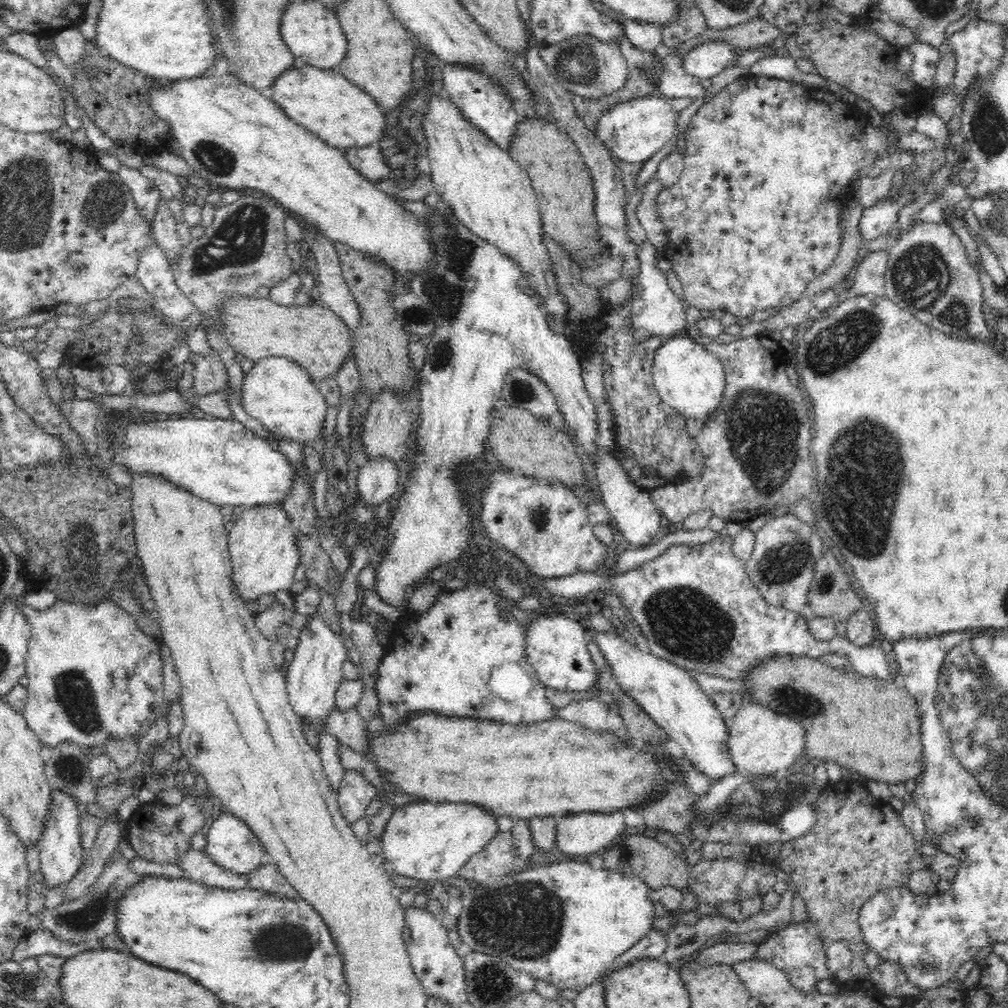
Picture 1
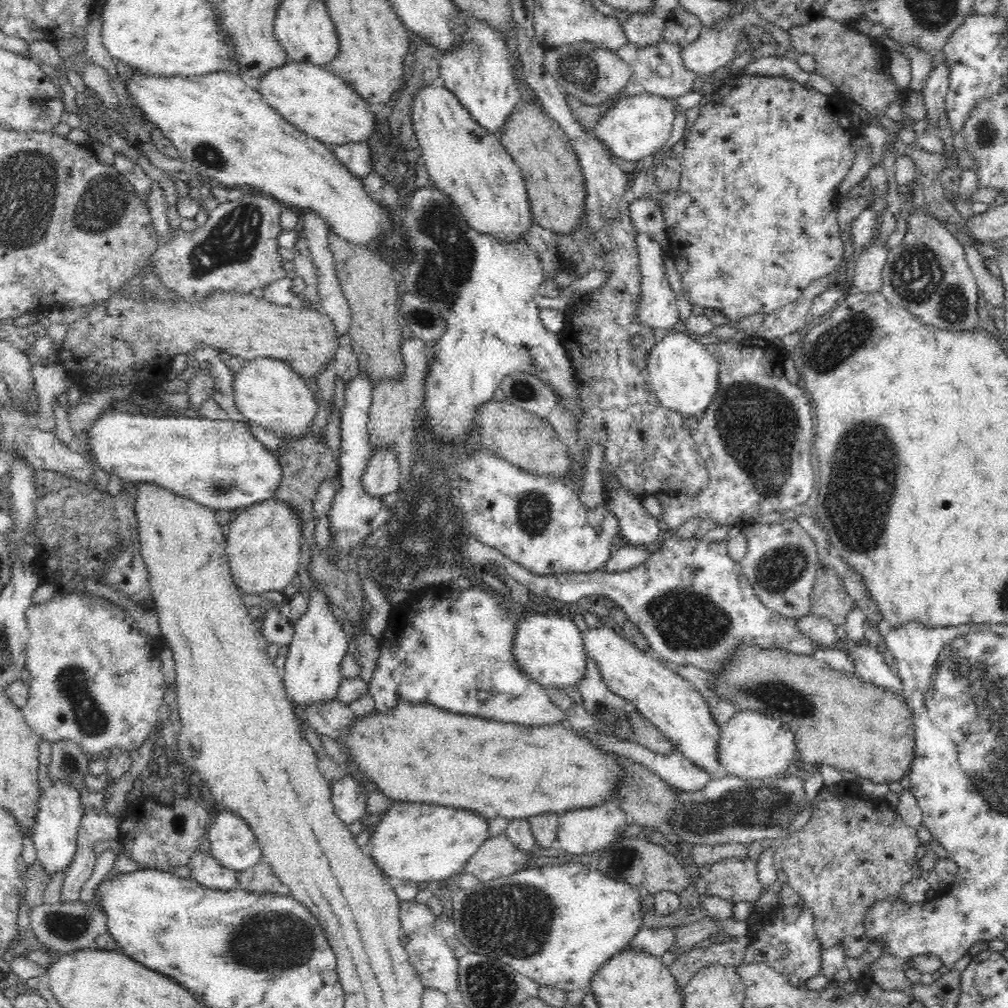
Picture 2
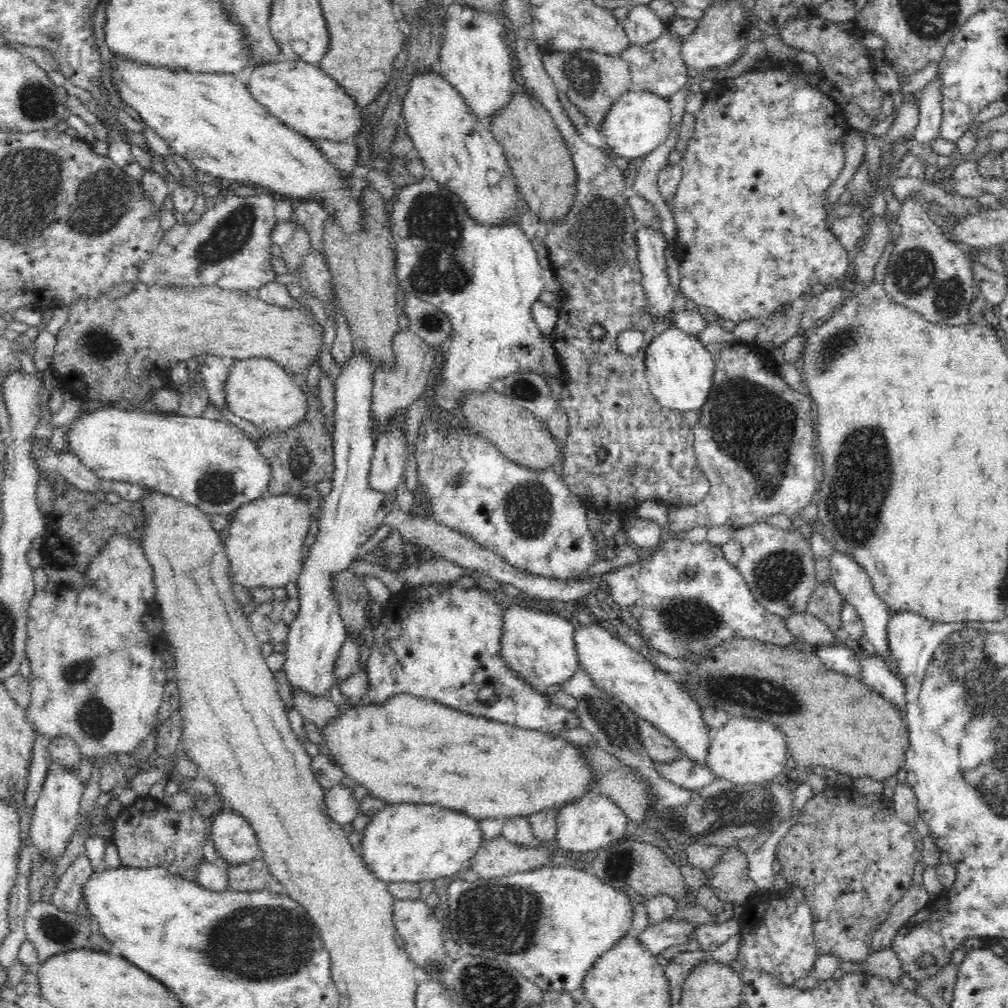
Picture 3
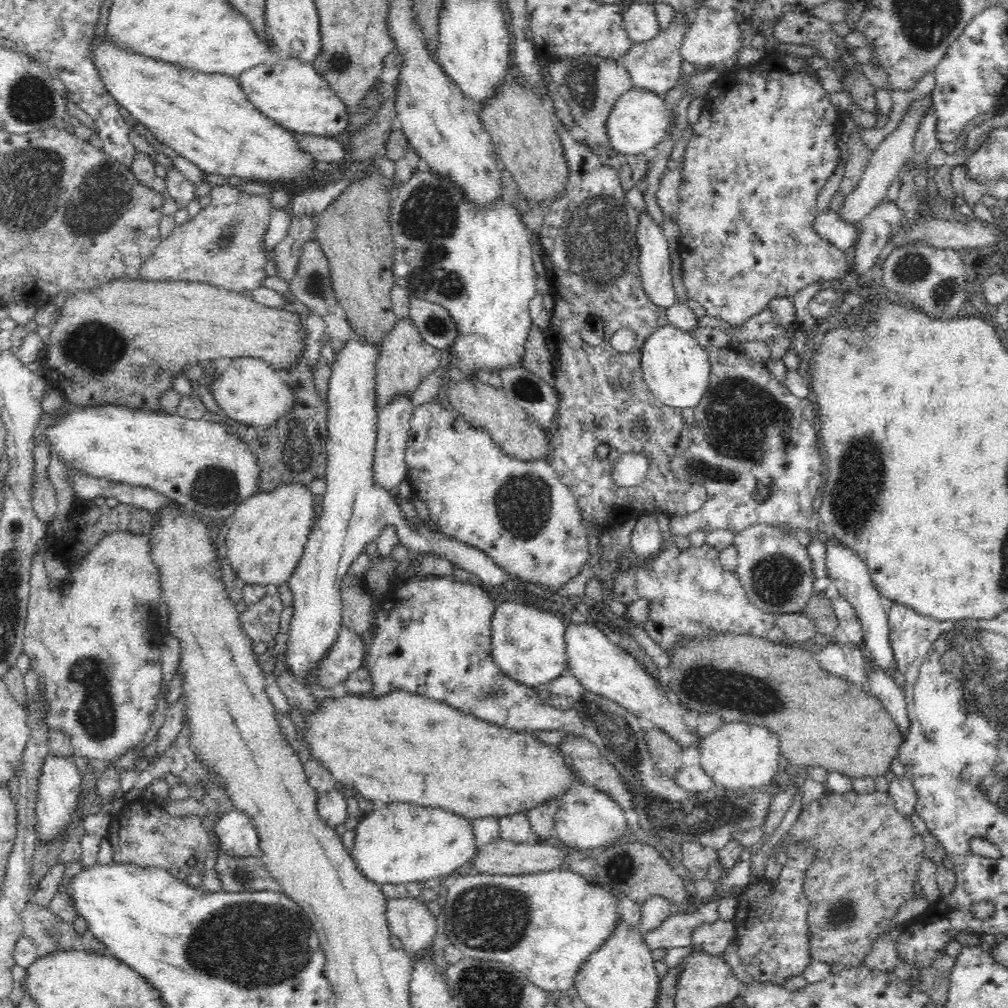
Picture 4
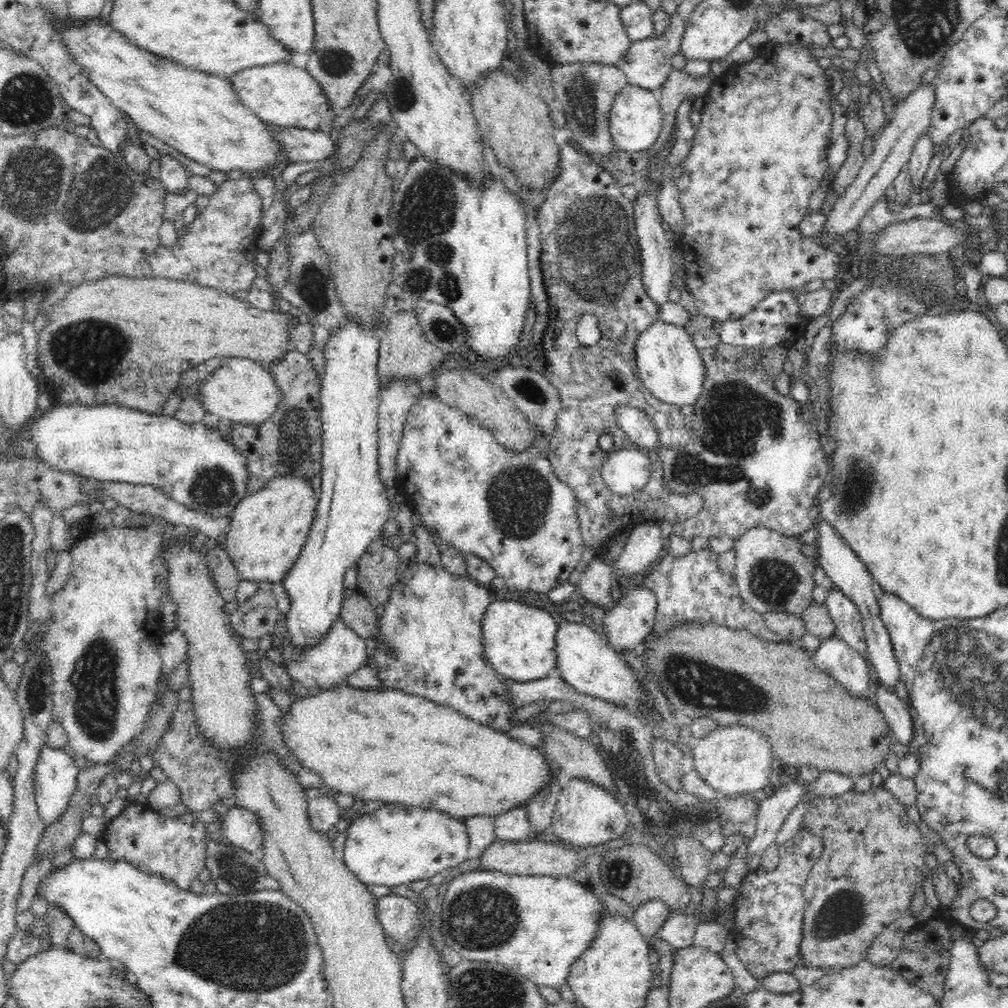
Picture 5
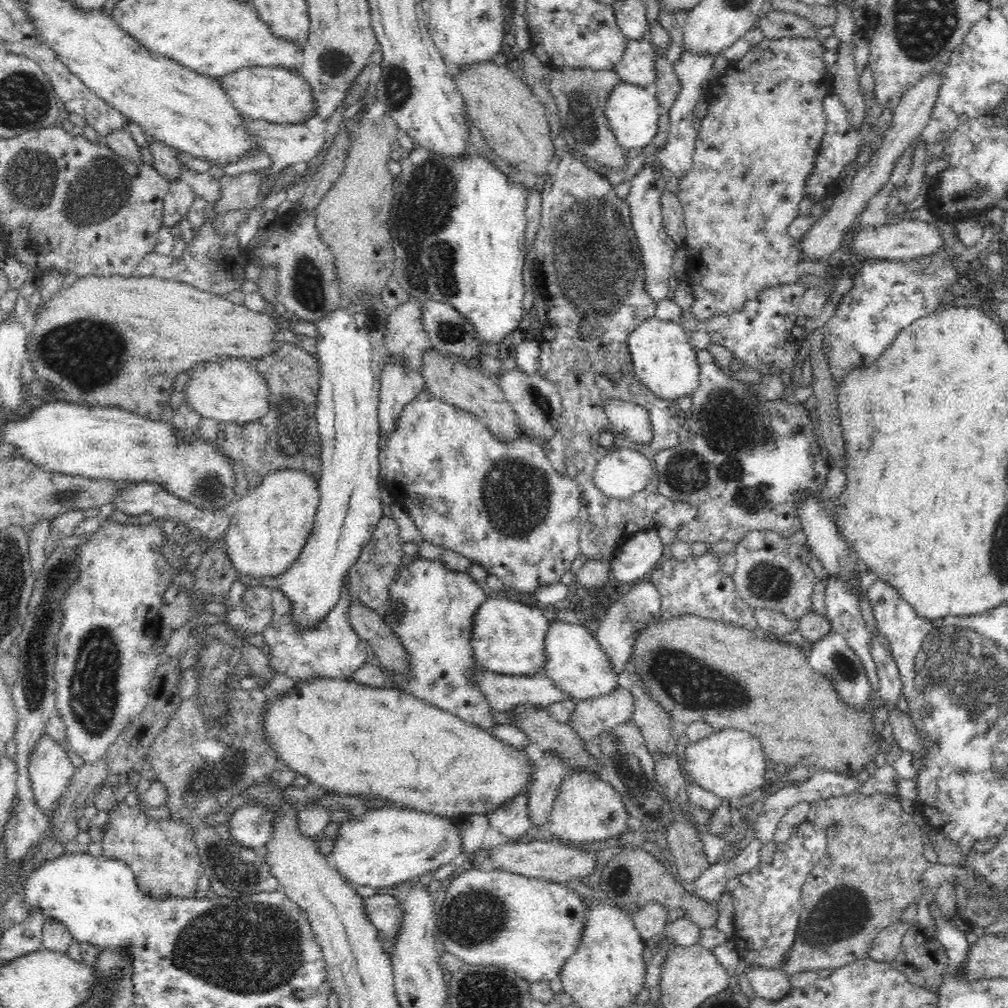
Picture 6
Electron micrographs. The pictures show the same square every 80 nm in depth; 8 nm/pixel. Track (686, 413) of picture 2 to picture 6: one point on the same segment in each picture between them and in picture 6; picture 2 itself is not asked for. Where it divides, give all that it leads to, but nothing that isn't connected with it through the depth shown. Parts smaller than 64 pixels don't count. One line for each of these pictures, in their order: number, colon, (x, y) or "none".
3: (680, 371)
4: (677, 370)
5: (670, 366)
6: (663, 359)

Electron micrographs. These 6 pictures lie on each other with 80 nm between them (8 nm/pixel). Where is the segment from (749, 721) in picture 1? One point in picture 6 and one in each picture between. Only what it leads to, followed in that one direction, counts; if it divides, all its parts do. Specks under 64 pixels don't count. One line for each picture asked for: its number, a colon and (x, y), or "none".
2: (752, 746)
3: (744, 751)
4: (736, 756)
5: (732, 760)
6: (730, 763)

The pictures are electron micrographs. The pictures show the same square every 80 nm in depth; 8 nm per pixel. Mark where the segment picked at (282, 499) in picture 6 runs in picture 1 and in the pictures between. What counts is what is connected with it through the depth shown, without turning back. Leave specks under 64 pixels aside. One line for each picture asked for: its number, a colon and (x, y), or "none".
1: (264, 555)
2: (264, 541)
3: (264, 540)
4: (265, 538)
5: (268, 528)

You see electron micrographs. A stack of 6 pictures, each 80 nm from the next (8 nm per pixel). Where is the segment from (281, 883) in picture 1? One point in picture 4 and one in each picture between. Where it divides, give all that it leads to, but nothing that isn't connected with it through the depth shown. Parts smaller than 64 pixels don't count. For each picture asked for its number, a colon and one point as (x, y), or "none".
2: (260, 878)
3: (254, 876)
4: (237, 874)

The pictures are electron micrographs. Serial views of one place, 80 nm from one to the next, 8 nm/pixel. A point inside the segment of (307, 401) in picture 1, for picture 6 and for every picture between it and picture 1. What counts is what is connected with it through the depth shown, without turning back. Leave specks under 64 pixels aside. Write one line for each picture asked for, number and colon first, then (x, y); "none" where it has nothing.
2: (268, 391)
3: (259, 390)
4: (251, 391)
5: (243, 391)
6: (229, 390)

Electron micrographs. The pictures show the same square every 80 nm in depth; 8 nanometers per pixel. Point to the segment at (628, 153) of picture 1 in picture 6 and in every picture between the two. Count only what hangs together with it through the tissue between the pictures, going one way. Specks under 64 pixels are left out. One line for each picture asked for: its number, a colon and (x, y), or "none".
2: (637, 126)
3: (639, 122)
4: (638, 122)
5: (636, 118)
6: (633, 113)

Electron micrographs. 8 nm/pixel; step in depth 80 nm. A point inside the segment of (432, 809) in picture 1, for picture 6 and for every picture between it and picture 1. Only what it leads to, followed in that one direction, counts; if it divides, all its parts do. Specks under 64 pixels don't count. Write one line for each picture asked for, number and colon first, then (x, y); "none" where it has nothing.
2: (415, 842)
3: (404, 842)
4: (397, 843)
5: (396, 844)
6: (383, 847)

